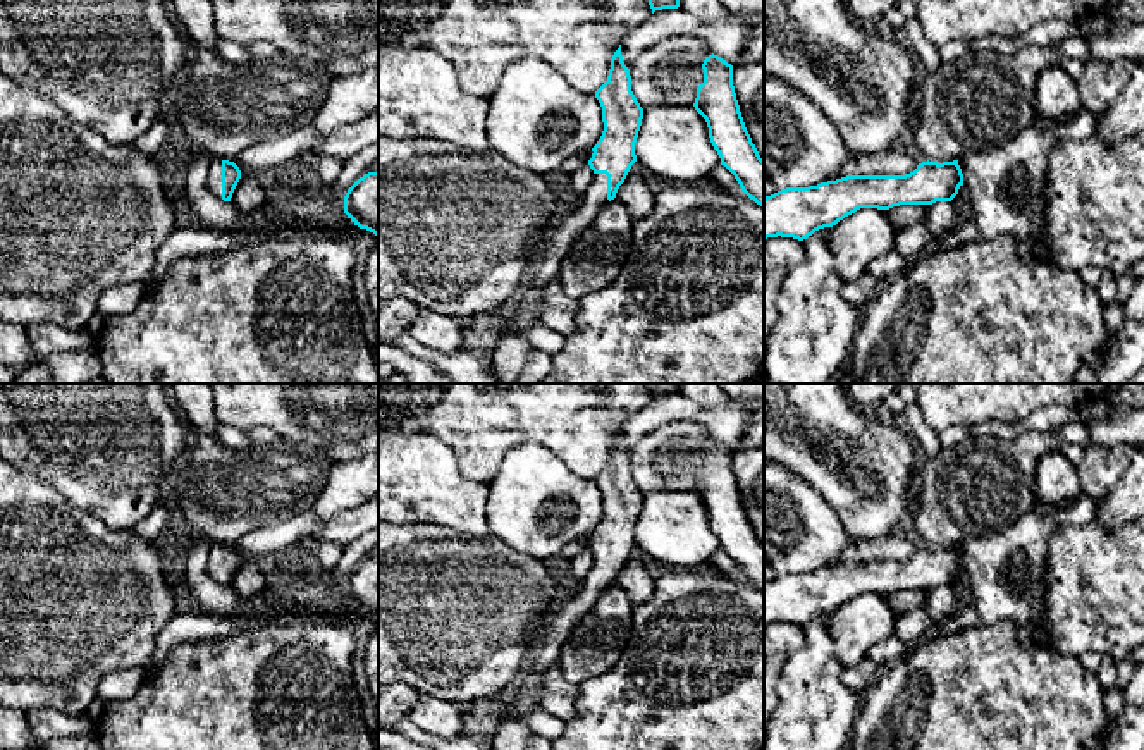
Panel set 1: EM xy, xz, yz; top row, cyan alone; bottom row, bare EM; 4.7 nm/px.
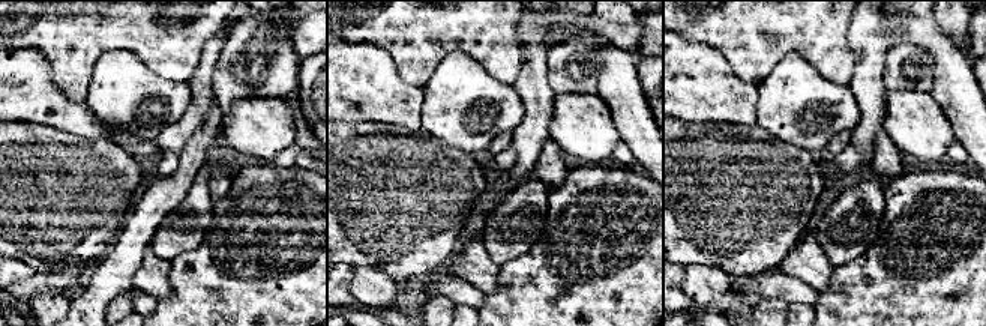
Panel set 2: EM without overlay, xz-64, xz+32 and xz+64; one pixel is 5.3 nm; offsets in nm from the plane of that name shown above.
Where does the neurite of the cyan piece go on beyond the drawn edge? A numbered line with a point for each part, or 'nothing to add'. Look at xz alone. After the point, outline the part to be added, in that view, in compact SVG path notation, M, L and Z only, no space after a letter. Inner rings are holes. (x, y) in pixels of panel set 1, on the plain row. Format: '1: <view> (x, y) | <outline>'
1: xz (523, 695) | M595 559L587 578L575 587L575 593L554 614L544 642L533 647L528 664L516 683L501 697L501 712L495 716L499 724L514 721L518 714L538 707L538 692L545 669L550 664L557 664L566 636L594 609L607 588L607 561Z

